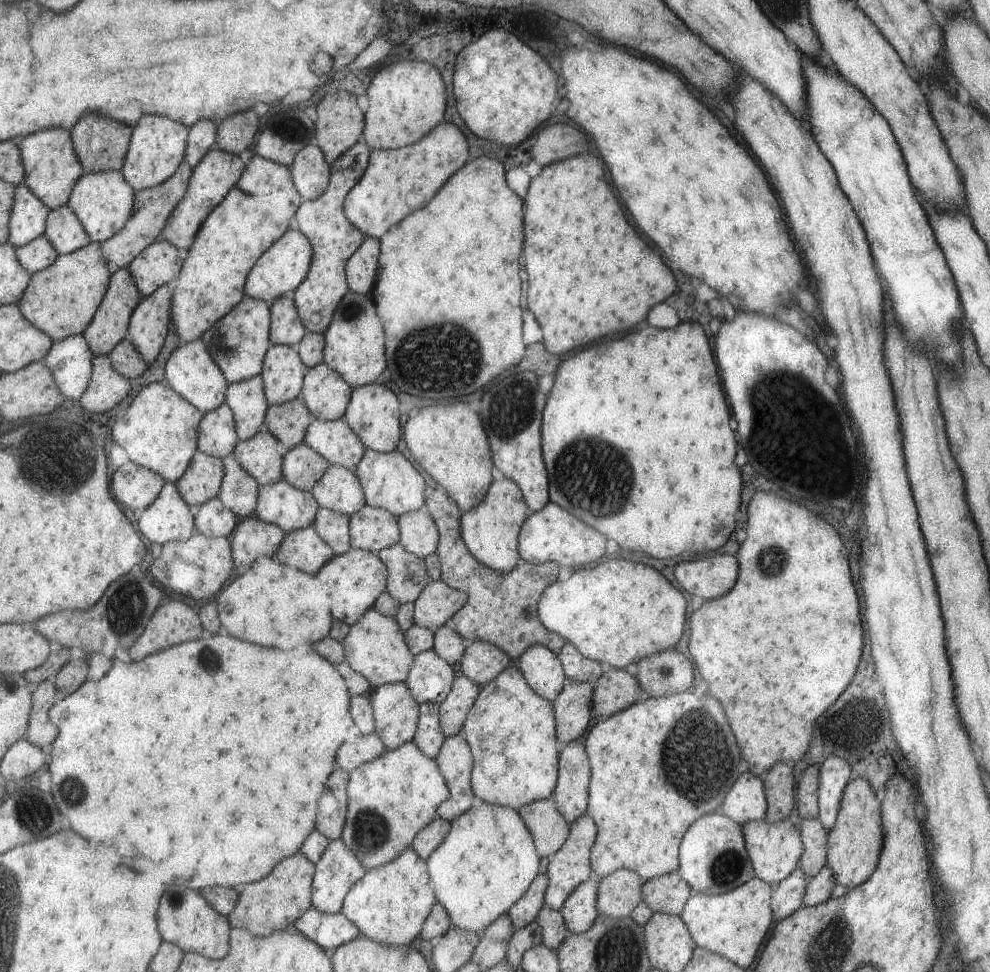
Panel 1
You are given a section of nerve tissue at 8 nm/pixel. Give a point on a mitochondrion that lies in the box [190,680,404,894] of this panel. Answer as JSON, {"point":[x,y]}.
{"point":[369,831]}

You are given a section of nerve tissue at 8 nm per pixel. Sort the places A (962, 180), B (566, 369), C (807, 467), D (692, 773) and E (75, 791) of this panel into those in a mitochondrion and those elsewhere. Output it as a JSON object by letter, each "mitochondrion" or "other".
{"A":"other","B":"other","C":"other","D":"mitochondrion","E":"mitochondrion"}

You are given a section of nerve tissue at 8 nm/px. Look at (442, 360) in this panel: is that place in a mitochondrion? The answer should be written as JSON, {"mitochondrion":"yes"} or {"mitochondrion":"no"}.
{"mitochondrion":"yes"}

